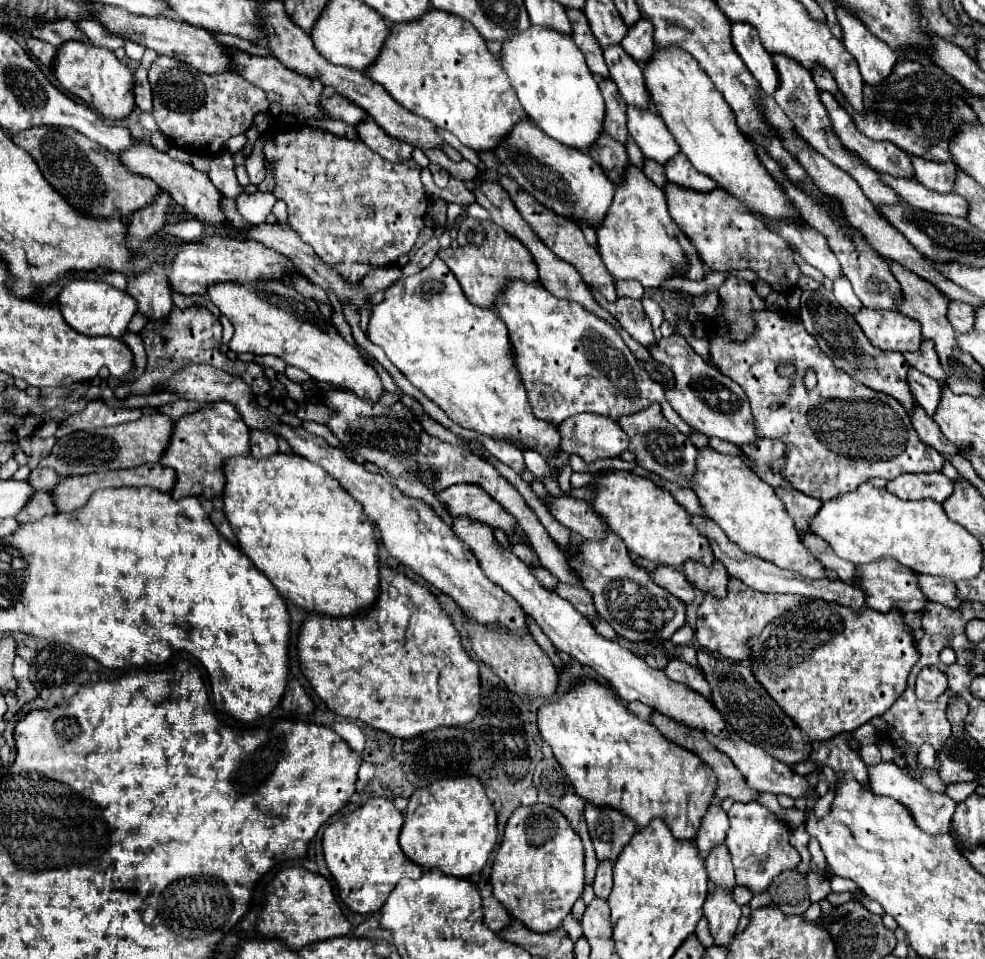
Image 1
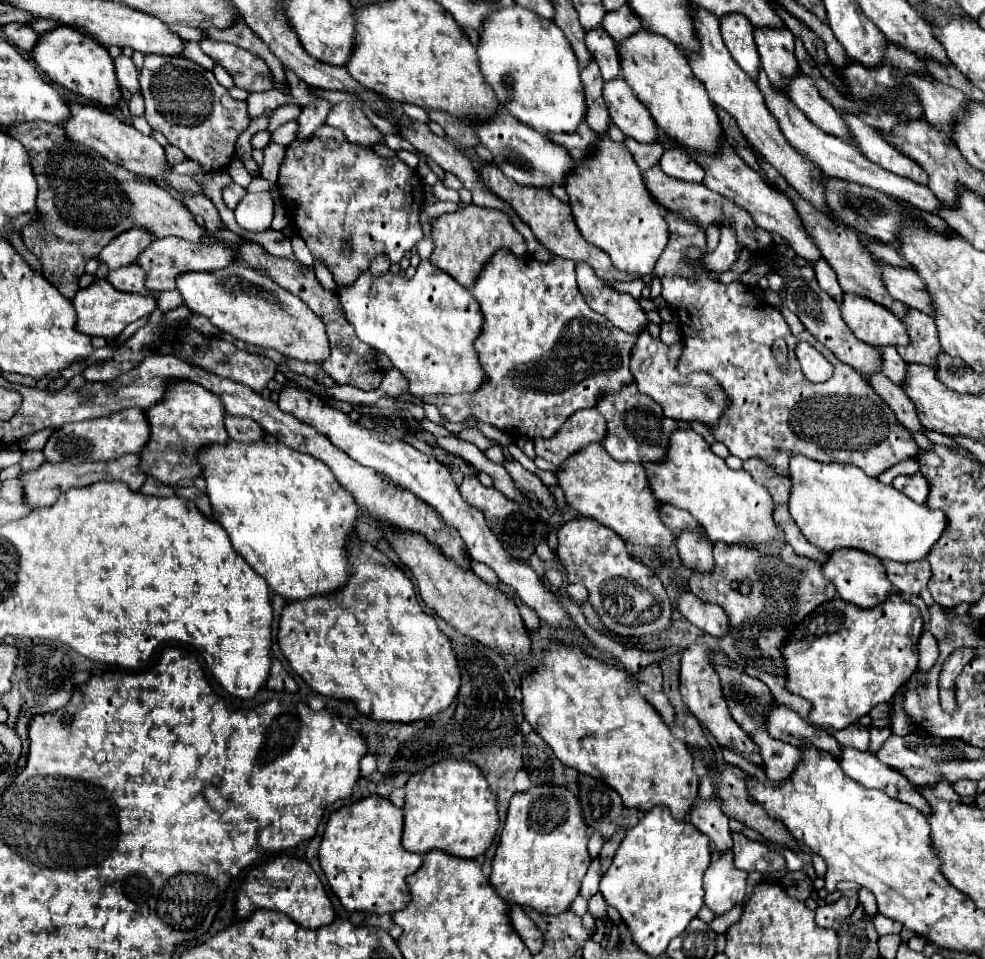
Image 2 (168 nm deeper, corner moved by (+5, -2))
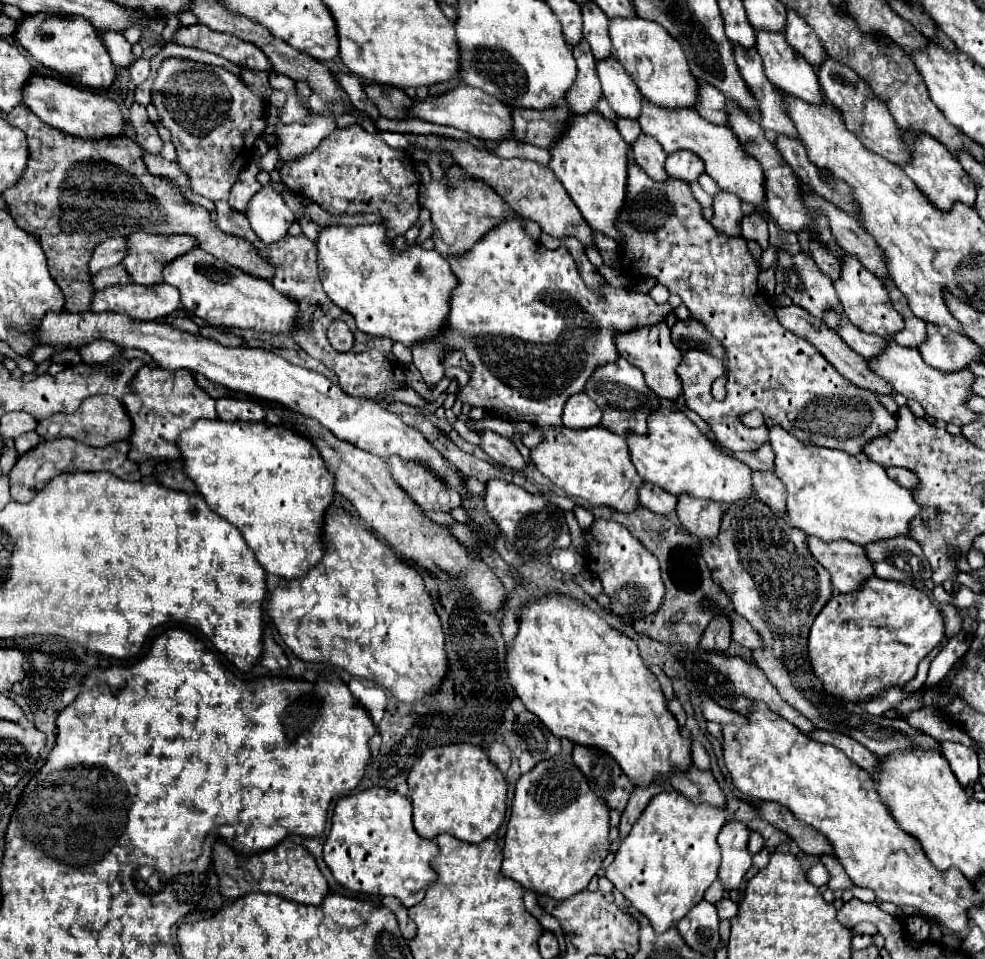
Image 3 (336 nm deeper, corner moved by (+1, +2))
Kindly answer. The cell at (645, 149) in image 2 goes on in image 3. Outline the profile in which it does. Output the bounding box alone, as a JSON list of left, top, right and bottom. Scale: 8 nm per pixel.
[617,118,643,144]

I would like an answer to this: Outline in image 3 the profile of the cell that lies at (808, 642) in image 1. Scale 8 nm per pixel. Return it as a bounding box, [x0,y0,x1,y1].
[809,576,943,702]

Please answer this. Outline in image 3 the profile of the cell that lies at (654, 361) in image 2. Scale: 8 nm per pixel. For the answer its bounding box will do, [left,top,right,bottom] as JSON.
[615,322,683,402]

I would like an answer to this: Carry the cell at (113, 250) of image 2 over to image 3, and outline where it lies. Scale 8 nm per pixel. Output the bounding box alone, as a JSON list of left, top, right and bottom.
[89,236,127,276]

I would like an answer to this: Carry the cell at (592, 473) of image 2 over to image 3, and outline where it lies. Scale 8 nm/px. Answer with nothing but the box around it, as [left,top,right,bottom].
[531,426,643,514]

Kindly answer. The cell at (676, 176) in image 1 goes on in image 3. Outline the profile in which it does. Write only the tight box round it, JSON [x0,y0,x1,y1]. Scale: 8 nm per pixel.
[665,150,705,182]

